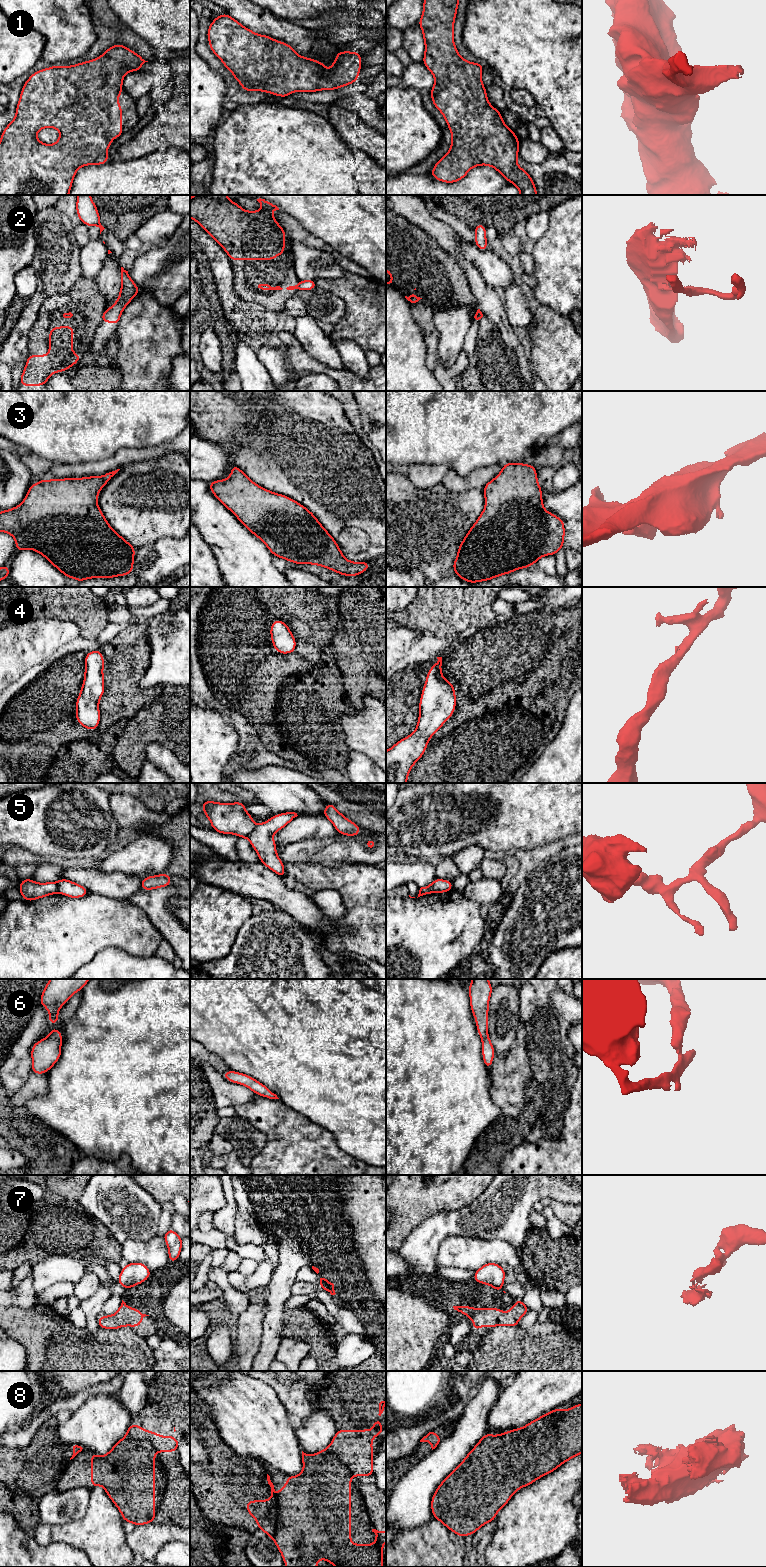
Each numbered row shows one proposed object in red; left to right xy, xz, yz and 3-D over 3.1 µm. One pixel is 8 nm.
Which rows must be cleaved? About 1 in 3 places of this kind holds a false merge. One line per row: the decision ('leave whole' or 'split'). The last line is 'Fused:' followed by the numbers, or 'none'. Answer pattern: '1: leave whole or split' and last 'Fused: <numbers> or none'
1: leave whole
2: split
3: leave whole
4: leave whole
5: split
6: leave whole
7: split
8: leave whole
Fused: 2, 5, 7

